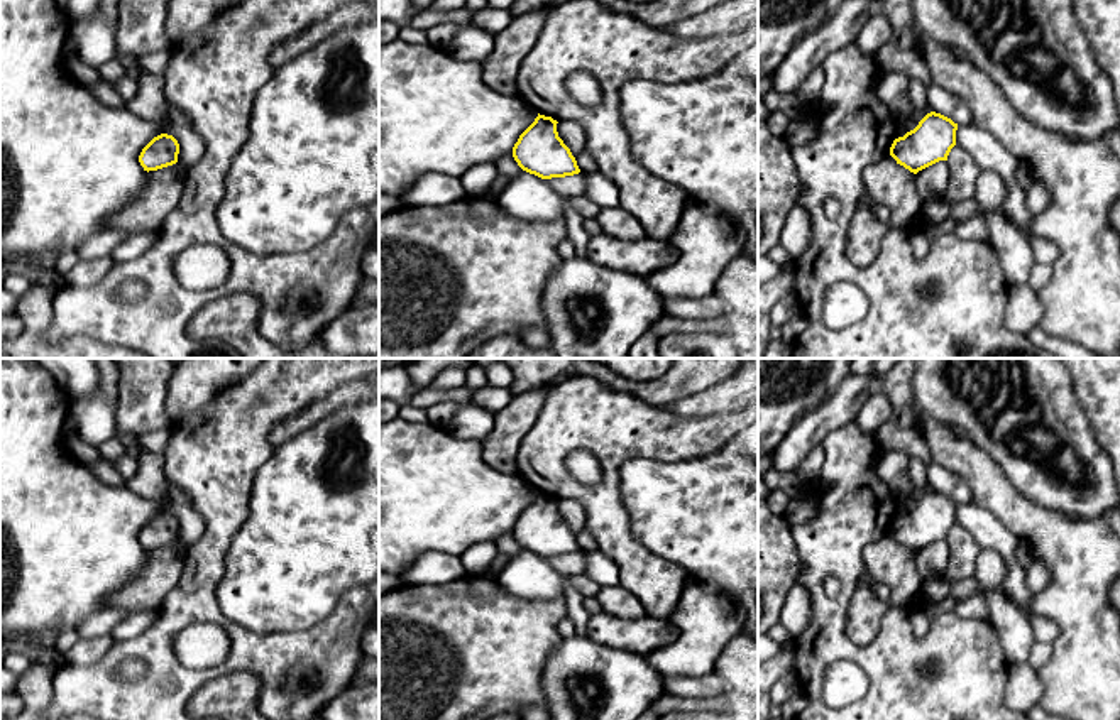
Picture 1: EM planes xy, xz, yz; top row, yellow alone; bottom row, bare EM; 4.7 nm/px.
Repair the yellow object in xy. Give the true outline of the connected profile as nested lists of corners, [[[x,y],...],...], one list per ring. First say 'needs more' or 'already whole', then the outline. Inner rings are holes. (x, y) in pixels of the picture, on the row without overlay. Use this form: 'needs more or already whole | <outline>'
already whole | [[[173,514],[154,515],[140,531],[139,541],[144,549],[157,549],[178,541],[179,522]]]

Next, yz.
already whole | [[[931,490],[914,509],[893,519],[890,534],[897,543],[917,553],[939,539],[947,539],[956,524],[956,509],[958,502],[951,497]]]

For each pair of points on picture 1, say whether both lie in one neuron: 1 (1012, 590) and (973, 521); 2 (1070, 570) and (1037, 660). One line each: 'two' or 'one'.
1: one
2: two

